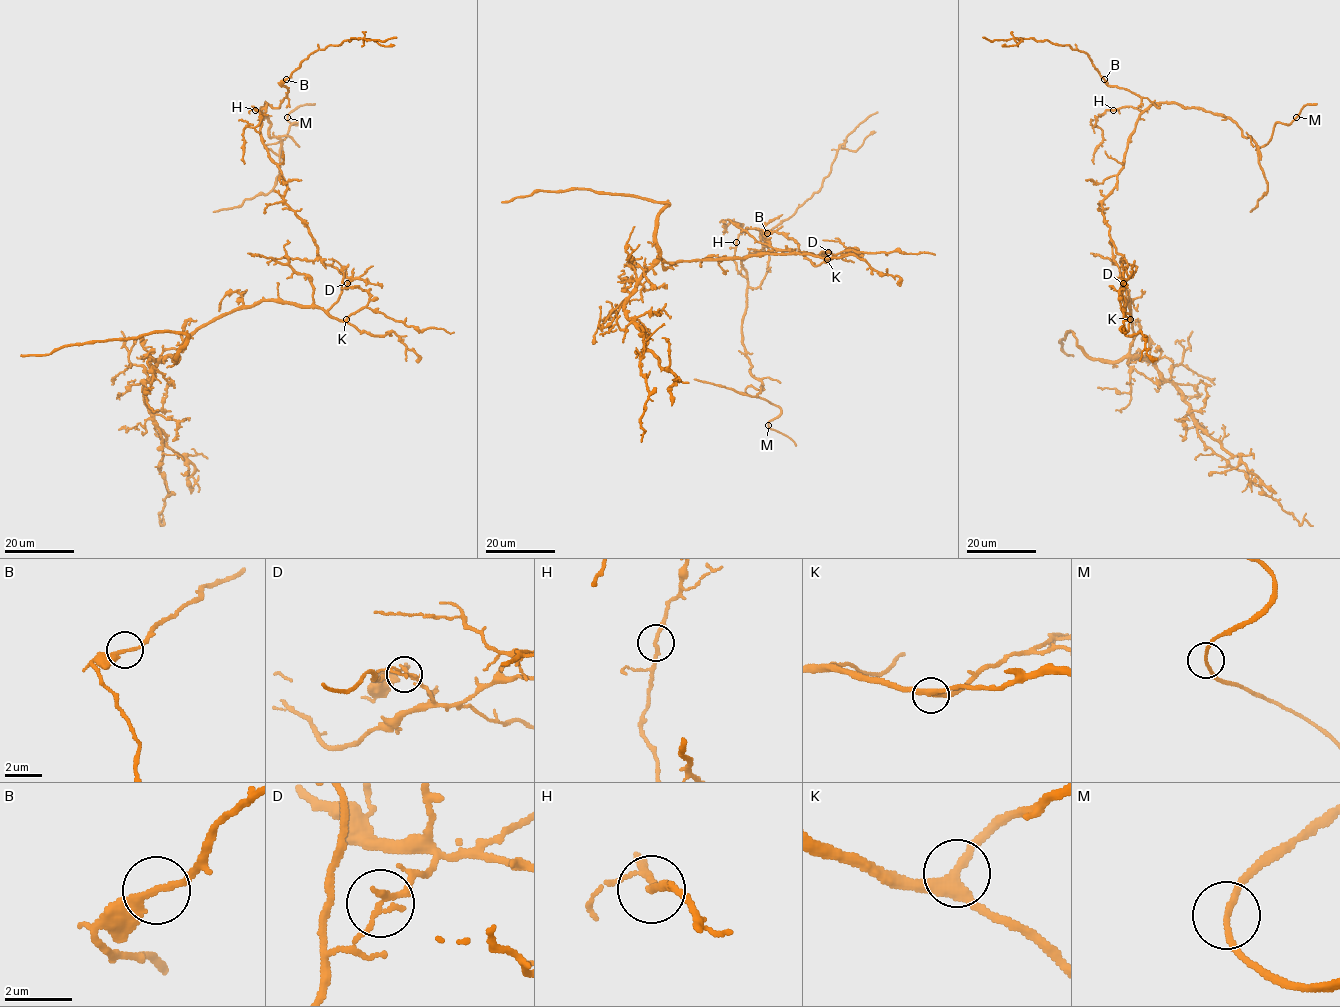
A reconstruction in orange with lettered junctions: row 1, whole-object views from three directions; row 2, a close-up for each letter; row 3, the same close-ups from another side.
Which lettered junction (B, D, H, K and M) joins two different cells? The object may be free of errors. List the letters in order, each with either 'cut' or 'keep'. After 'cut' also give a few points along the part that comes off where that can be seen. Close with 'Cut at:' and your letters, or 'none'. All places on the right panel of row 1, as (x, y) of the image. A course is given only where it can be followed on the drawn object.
B: keep
D: cut | (1123, 284), (1136, 267), (1102, 202), (1143, 112), (1229, 117), (1260, 155), (1277, 123), (1316, 103)
H: keep
K: keep
M: keep
Cut at: D

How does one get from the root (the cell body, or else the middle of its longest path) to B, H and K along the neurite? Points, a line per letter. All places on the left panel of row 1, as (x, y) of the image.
B: (346, 277), (317, 254), (263, 143), (261, 116), (286, 97), (286, 79)
H: (346, 277), (323, 262), (308, 226), (285, 201), (287, 184), (260, 134), (265, 109), (253, 106), (255, 110)
K: (346, 277), (352, 279), (328, 311), (335, 318), (346, 319)

